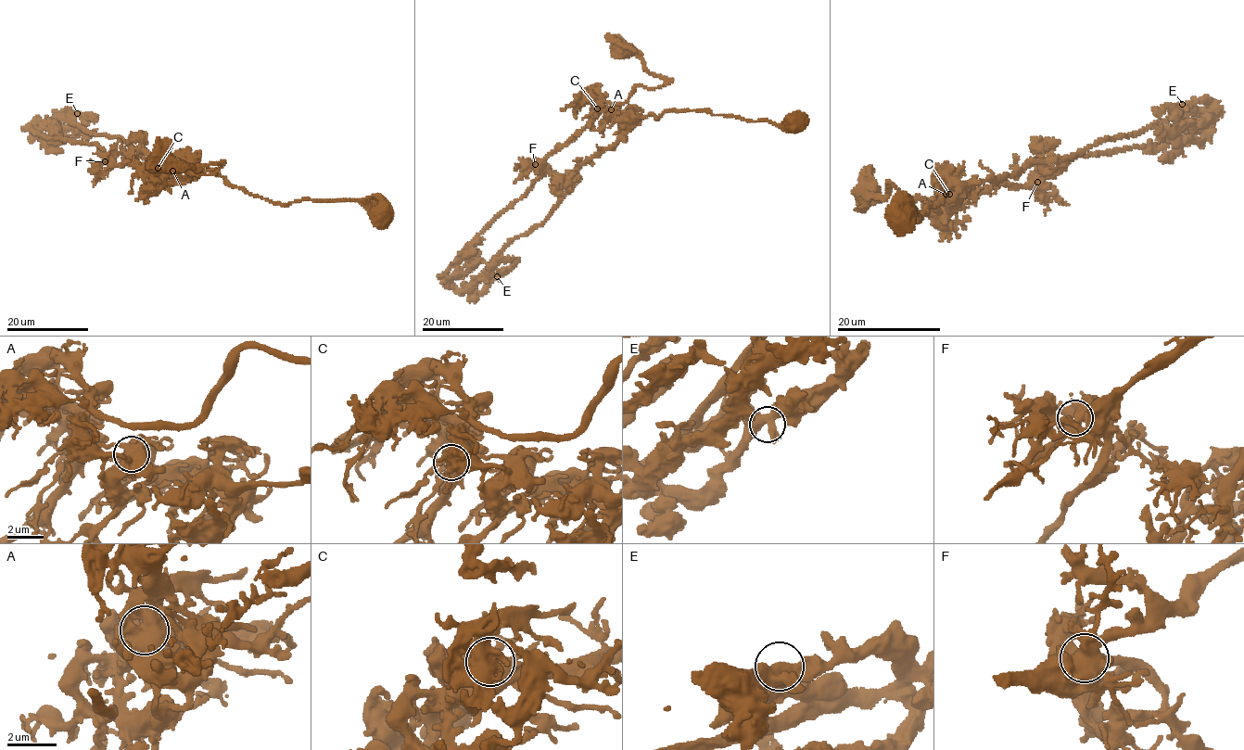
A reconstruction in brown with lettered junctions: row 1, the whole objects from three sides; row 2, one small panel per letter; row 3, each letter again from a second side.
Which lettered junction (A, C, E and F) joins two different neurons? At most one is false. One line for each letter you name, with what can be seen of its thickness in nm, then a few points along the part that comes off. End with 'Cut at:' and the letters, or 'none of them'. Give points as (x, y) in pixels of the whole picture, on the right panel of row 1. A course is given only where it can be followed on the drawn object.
A: Thickness 600 nm. Course of the part to remove: (945, 195), (945, 202), (997, 185), (1021, 188), (1081, 155), (1157, 148), (1170, 133), (1203, 133), (1161, 158)
Cut at: A

